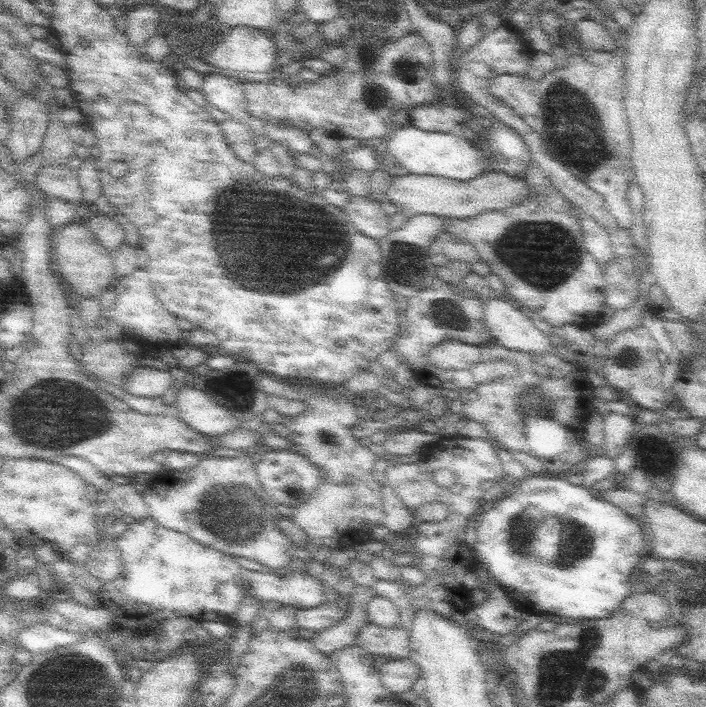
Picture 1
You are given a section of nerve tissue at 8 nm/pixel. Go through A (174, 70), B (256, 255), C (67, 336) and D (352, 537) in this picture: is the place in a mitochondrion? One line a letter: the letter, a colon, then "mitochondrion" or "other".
A: other
B: mitochondrion
C: other
D: other

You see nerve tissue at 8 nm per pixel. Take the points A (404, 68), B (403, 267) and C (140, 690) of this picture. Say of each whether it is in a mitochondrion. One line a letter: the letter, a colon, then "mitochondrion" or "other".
A: mitochondrion
B: mitochondrion
C: other

